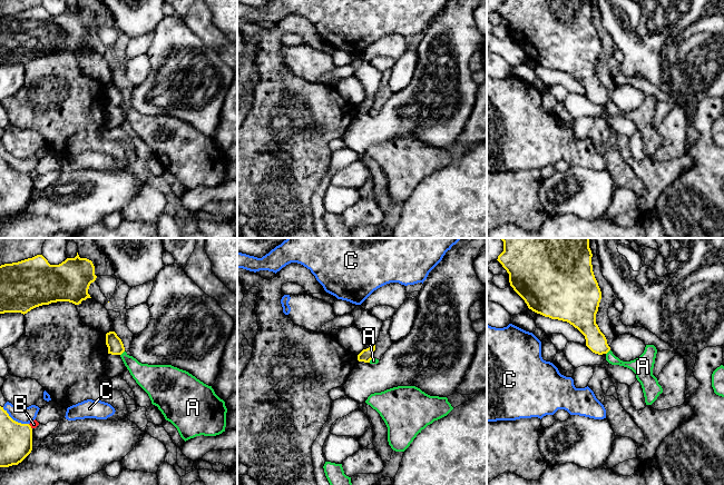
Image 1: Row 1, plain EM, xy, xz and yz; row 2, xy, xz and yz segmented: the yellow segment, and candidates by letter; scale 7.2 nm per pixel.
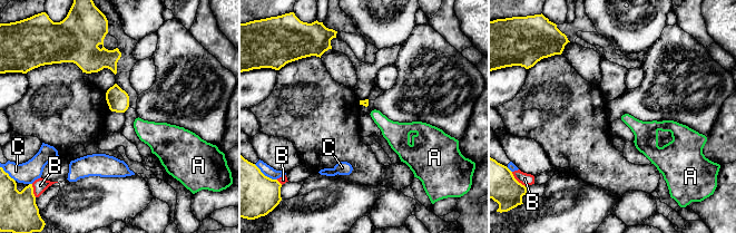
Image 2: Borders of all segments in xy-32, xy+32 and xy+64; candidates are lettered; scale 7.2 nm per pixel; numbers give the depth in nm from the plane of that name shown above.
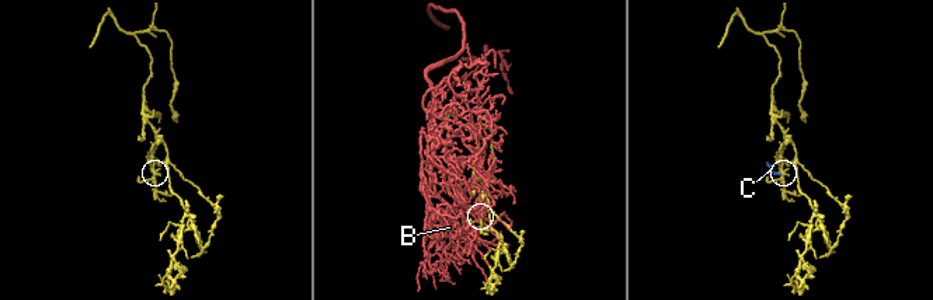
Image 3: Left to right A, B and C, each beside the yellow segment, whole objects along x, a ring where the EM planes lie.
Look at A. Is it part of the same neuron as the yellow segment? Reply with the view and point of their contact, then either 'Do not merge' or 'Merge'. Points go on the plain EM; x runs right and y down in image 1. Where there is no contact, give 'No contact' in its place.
Touches yellow at xy (123, 102). Do not merge

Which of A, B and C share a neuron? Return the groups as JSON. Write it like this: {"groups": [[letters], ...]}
{"groups": [["A", "C"], ["B"]]}

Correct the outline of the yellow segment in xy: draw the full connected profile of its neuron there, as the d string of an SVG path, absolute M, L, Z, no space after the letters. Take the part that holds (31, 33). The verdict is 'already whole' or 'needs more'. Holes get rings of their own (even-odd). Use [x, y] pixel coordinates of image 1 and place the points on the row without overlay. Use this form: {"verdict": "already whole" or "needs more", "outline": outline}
{"verdict": "already whole", "outline": "M78 3L75 9L67 9L59 16L50 16L42 6L37 6L18 13L0 17L0 65L27 65L31 60L57 52L69 52L75 56L91 49L88 40L96 31L95 17L91 11L80 9Z"}

